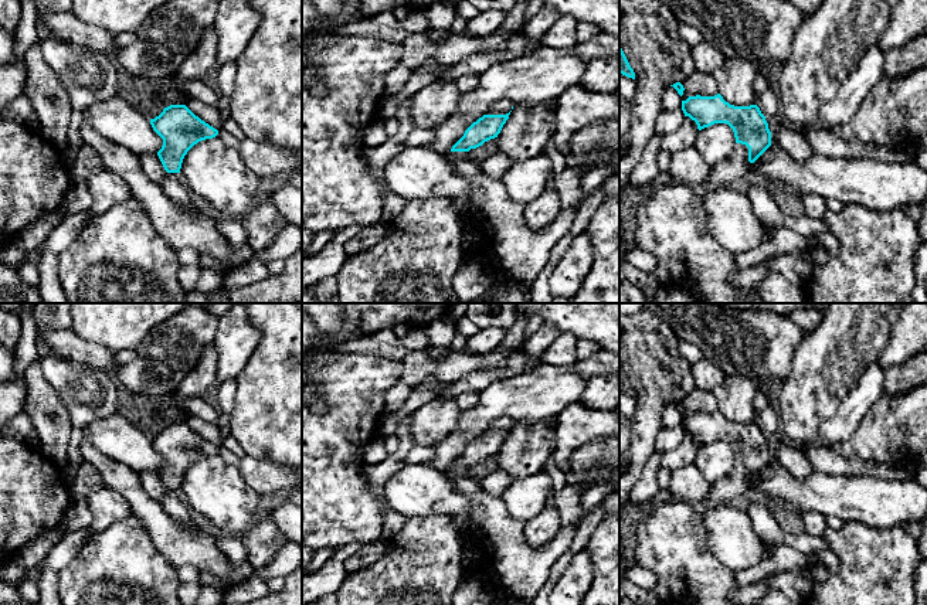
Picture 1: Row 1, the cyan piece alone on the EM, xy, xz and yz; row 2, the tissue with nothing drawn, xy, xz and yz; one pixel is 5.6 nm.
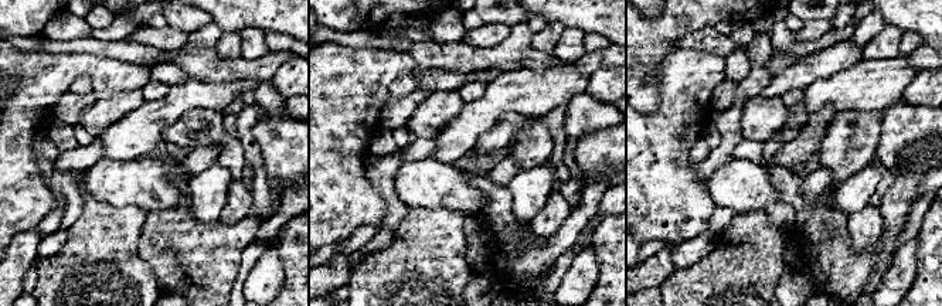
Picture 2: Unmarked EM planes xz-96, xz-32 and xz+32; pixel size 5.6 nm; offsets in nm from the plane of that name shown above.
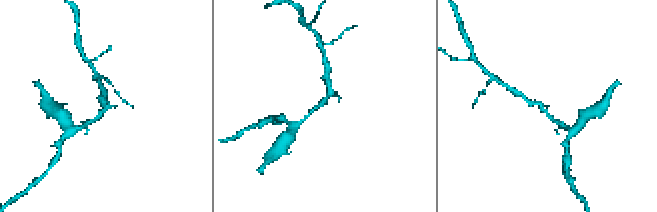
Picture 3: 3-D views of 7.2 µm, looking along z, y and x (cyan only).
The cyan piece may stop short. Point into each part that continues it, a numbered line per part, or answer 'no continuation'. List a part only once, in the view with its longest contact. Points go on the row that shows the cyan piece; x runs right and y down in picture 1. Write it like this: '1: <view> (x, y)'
1: xz (502, 106)

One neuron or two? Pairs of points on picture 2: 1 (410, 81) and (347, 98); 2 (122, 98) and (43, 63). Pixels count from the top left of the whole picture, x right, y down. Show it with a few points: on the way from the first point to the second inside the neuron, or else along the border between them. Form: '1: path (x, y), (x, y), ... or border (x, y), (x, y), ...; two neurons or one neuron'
1: border (415, 77), (398, 77), (391, 84), (388, 94); two neurons
2: border (139, 89), (118, 91), (98, 99); two neurons

